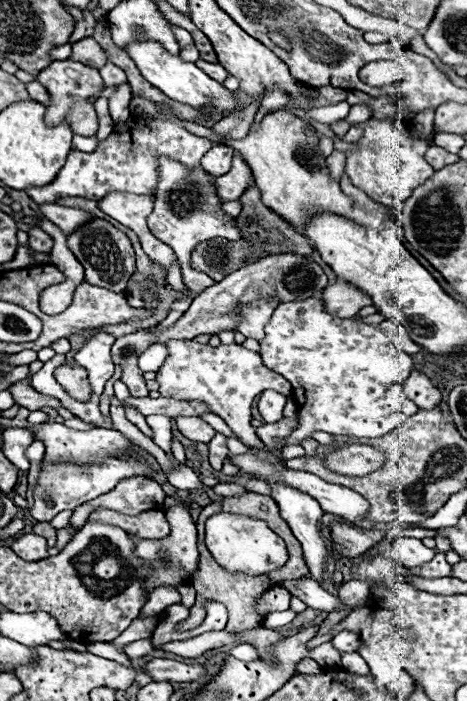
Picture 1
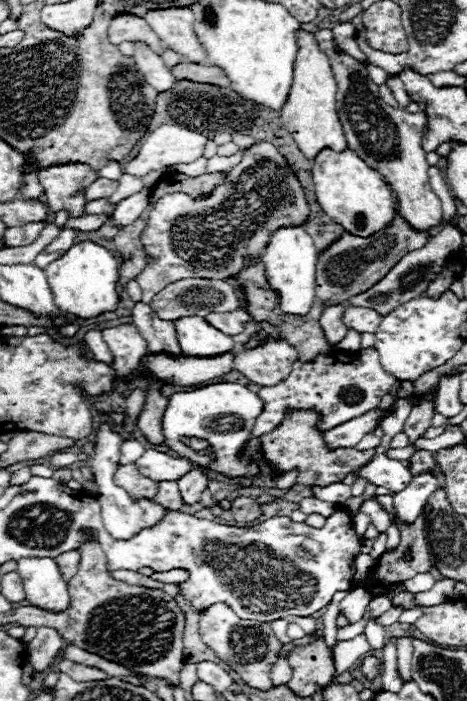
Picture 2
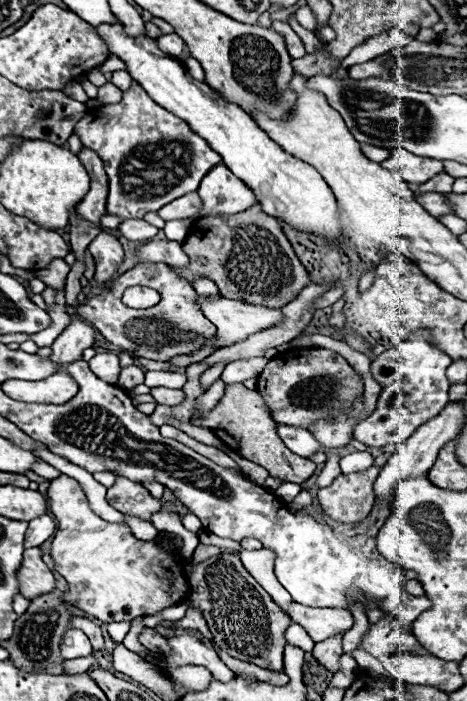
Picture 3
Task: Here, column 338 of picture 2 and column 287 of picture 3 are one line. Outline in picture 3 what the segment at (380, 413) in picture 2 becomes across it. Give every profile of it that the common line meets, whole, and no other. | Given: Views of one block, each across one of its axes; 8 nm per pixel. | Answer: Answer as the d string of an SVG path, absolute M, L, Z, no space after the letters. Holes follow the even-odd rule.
M278 424L278 436L282 438L282 442L298 456L306 458L318 450L322 450L322 446L312 438L312 434L304 428L294 428L294 426L286 426L286 424Z

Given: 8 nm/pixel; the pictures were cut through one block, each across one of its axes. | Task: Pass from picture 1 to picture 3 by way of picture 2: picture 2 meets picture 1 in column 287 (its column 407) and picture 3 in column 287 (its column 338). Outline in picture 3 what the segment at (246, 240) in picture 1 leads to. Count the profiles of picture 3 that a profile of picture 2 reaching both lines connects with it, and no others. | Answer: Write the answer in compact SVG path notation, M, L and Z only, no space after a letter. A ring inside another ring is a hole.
M254 204L246 212L238 212L234 216L204 216L194 220L182 248L190 256L190 264L186 268L174 268L174 272L188 282L196 276L206 276L226 298L242 298L252 304L282 308L294 300L294 296L288 294L298 296L298 292L312 282L282 232L280 222L266 216L260 204Z

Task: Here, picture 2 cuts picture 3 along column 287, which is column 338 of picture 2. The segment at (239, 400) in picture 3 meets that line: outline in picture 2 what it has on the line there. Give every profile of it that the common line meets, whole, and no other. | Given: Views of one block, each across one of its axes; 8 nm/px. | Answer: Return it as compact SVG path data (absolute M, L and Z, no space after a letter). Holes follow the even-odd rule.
M308 410L308 412L288 412L288 416L284 416L282 424L276 426L272 432L262 436L262 450L264 450L264 458L278 470L278 472L288 472L290 468L300 468L298 474L298 484L318 484L318 486L326 486L332 482L342 482L342 478L364 466L368 460L372 460L374 450L356 450L356 448L336 448L330 450L326 440L324 440L324 432L318 430L318 414Z

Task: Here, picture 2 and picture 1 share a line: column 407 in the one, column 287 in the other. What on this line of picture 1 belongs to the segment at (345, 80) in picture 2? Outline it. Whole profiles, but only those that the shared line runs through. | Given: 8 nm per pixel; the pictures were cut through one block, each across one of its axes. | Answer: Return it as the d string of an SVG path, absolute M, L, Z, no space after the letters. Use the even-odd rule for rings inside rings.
M286 110L266 114L258 122L256 130L248 132L246 138L242 138L242 140L226 140L211 128L204 128L193 122L184 122L184 126L192 134L206 137L218 144L228 144L234 150L238 150L252 170L254 184L258 186L258 190L262 194L262 202L268 208L276 210L284 220L288 220L300 234L302 234L302 224L306 222L306 210L310 210L310 208L314 208L314 210L326 208L328 212L338 212L340 216L350 216L350 220L358 220L358 224L372 224L376 220L374 214L356 206L354 200L340 190L338 182L330 178L330 174L326 170L326 158L316 150L322 136L318 136L316 132L310 132L308 122L300 120L298 116L294 116Z

